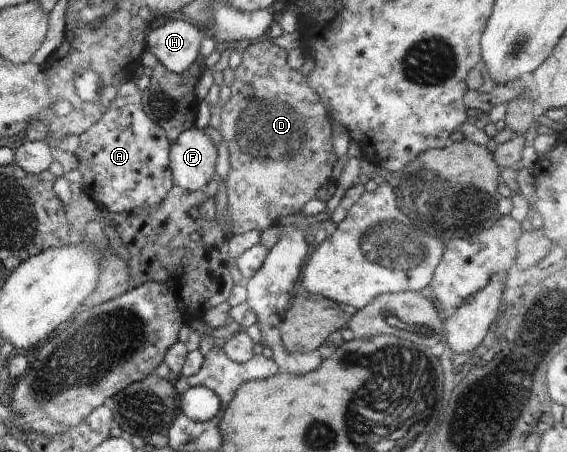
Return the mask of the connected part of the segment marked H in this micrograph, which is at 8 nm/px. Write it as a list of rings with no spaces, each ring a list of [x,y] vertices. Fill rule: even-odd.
[[[180,17],[166,18],[162,25],[148,33],[146,50],[154,54],[165,69],[180,75],[200,55],[201,44],[206,37],[200,28]]]

